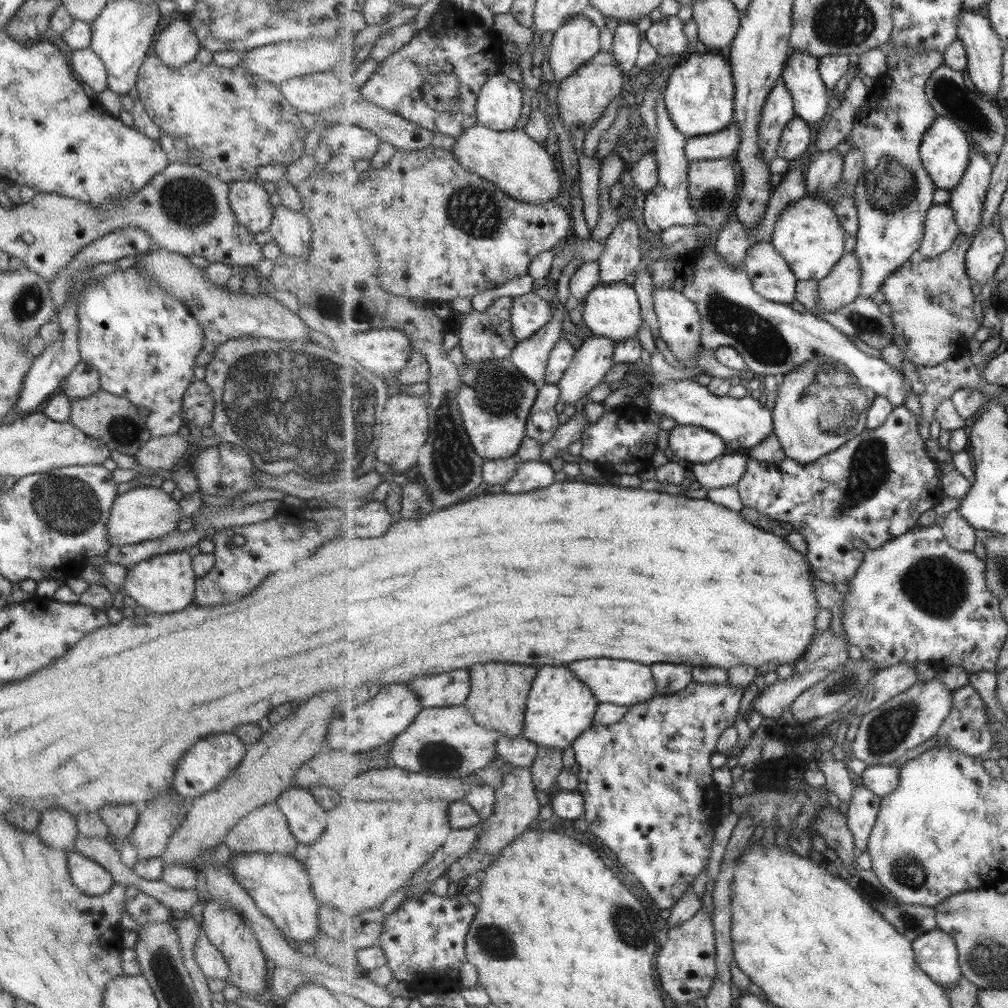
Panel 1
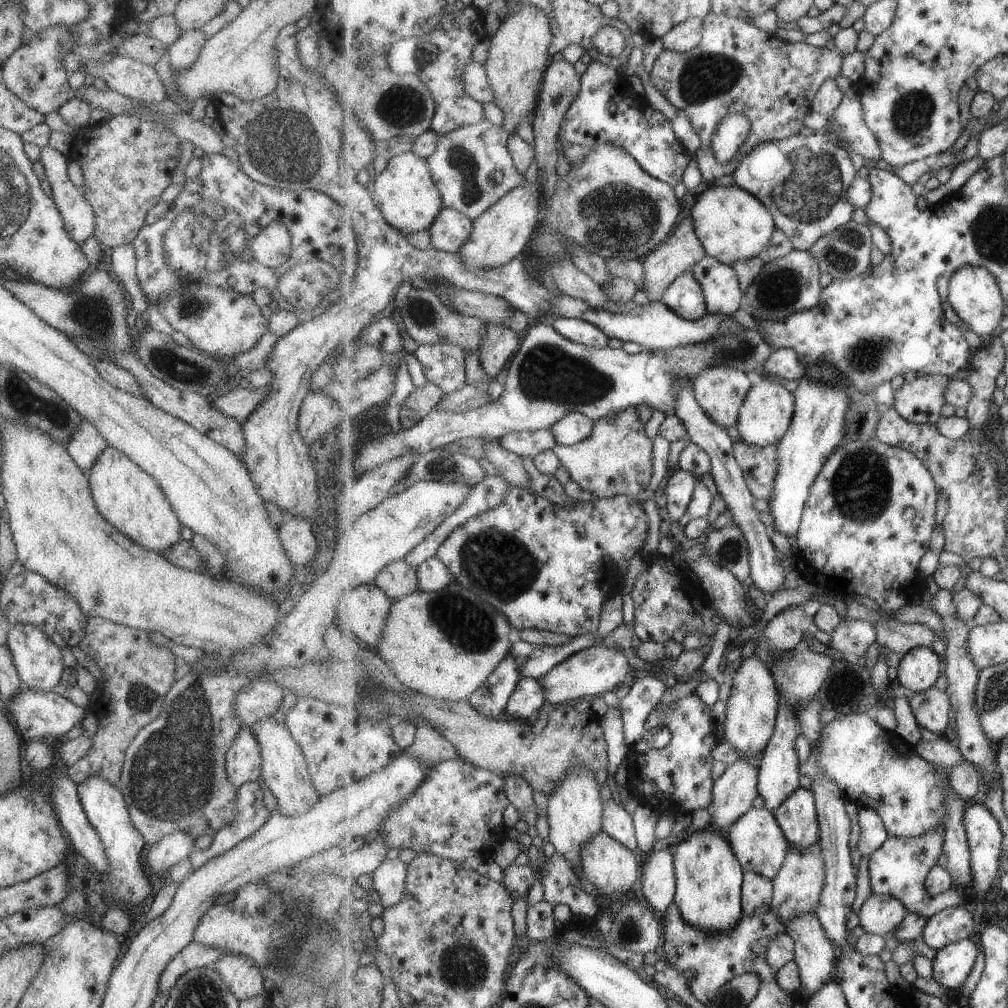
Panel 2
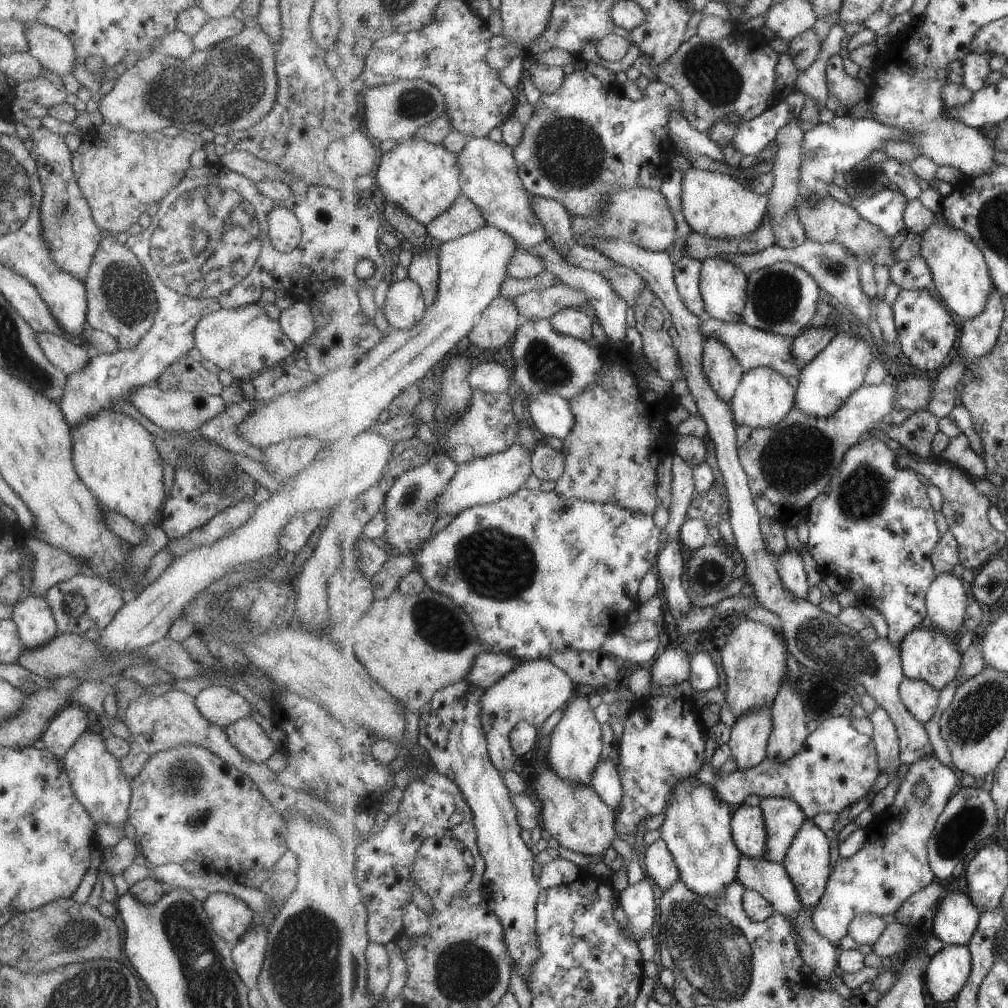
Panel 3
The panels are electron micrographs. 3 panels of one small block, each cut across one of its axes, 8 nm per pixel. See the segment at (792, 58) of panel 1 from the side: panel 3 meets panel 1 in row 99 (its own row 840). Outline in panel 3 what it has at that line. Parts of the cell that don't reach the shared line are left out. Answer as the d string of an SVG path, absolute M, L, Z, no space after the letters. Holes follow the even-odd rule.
M808 818L799 830L795 841L791 844L786 860L783 863L794 881L807 911L813 911L826 894L826 887L833 872L831 870L831 844L829 842L830 839L825 836L825 832L815 824L813 819Z

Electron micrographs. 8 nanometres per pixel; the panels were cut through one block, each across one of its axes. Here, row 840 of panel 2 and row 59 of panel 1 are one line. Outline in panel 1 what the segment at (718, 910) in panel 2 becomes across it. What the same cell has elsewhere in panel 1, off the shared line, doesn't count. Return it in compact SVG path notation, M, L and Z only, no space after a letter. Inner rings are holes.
M695 52L689 58L679 58L667 82L665 104L667 104L671 120L675 122L675 126L679 127L679 130L683 131L683 134L688 137L715 134L734 123L736 88L729 58L723 58L720 53L708 52L704 54Z

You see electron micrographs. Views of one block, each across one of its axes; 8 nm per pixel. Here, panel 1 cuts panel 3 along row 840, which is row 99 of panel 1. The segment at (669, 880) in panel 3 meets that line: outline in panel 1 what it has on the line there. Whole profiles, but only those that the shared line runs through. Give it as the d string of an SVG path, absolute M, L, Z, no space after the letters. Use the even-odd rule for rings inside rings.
M667 81L662 84L660 95L656 100L656 128L658 132L655 151L659 161L659 183L649 194L644 195L645 207L642 214L648 230L657 234L661 234L671 226L689 225L696 227L699 225L698 216L691 206L691 195L689 195L690 160L687 156L686 146L690 137L683 134L683 131L675 126L675 122L669 116L669 110L667 110L667 104L665 104L667 84Z

